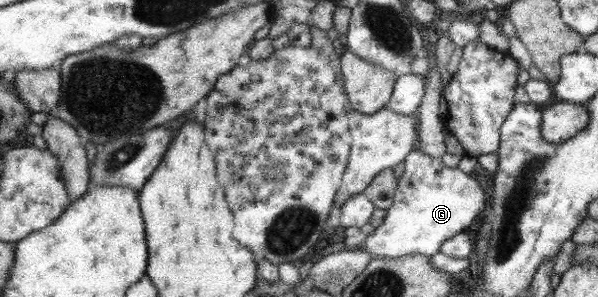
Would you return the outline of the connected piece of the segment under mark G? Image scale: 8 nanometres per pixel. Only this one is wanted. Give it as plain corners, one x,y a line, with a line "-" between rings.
414,149
405,156
404,171
399,178
392,204
385,212
385,219
358,244
358,248
363,248
371,259
393,259
421,254
433,256
442,242
459,234
463,228
471,224
471,220
479,214
483,204
485,196
473,178
465,176
457,168
446,168
436,157
430,157
427,153

